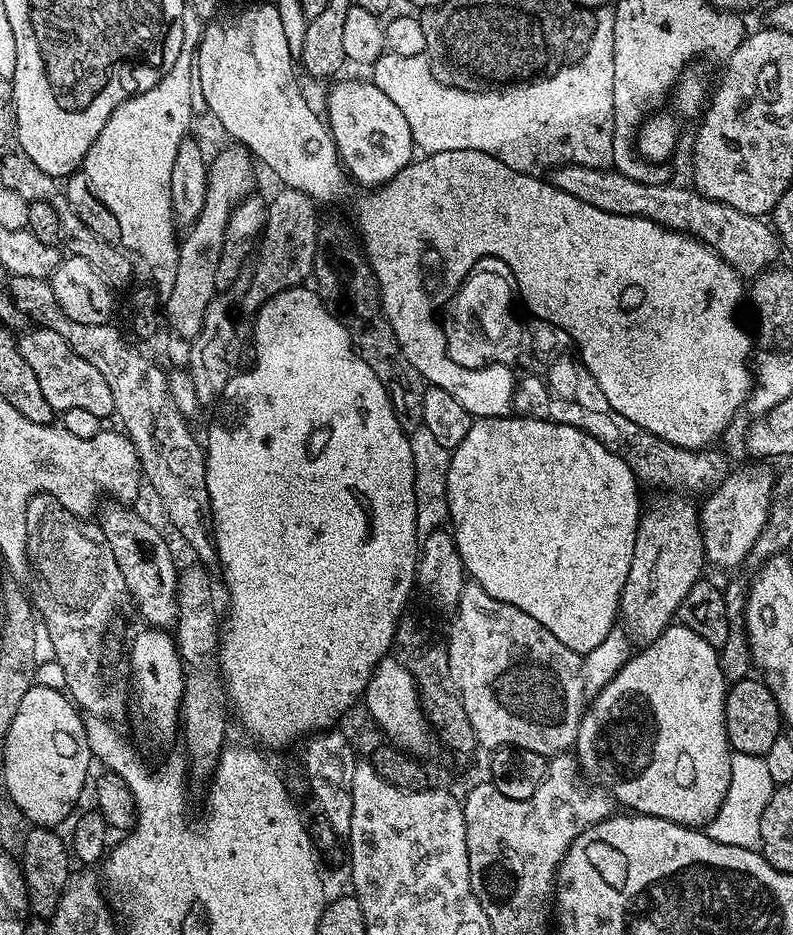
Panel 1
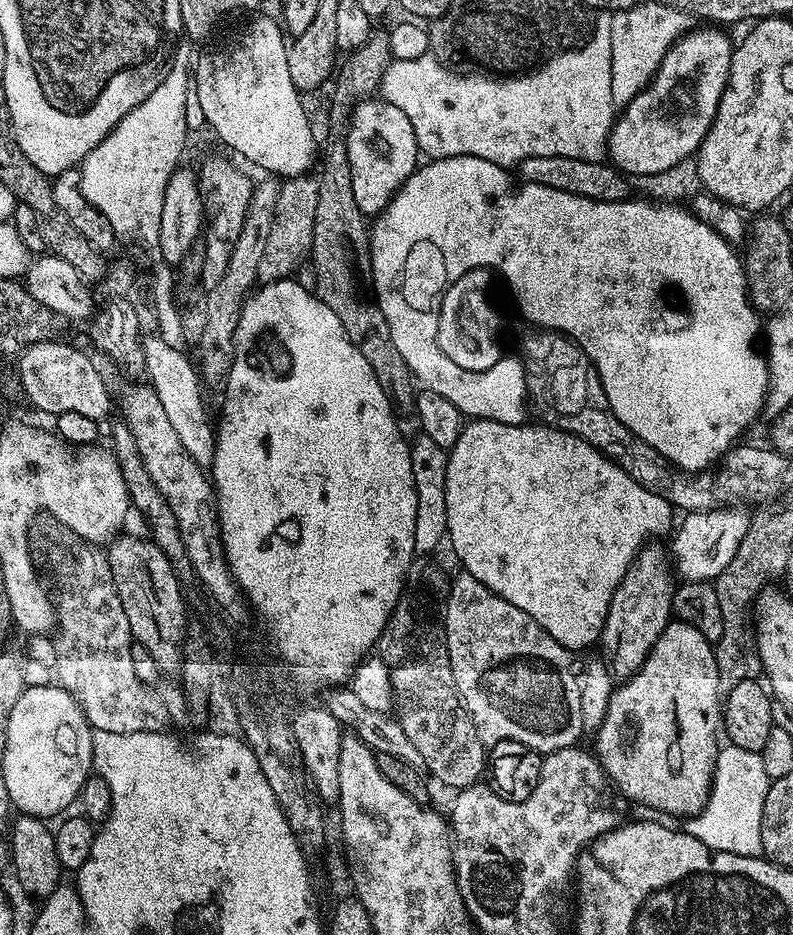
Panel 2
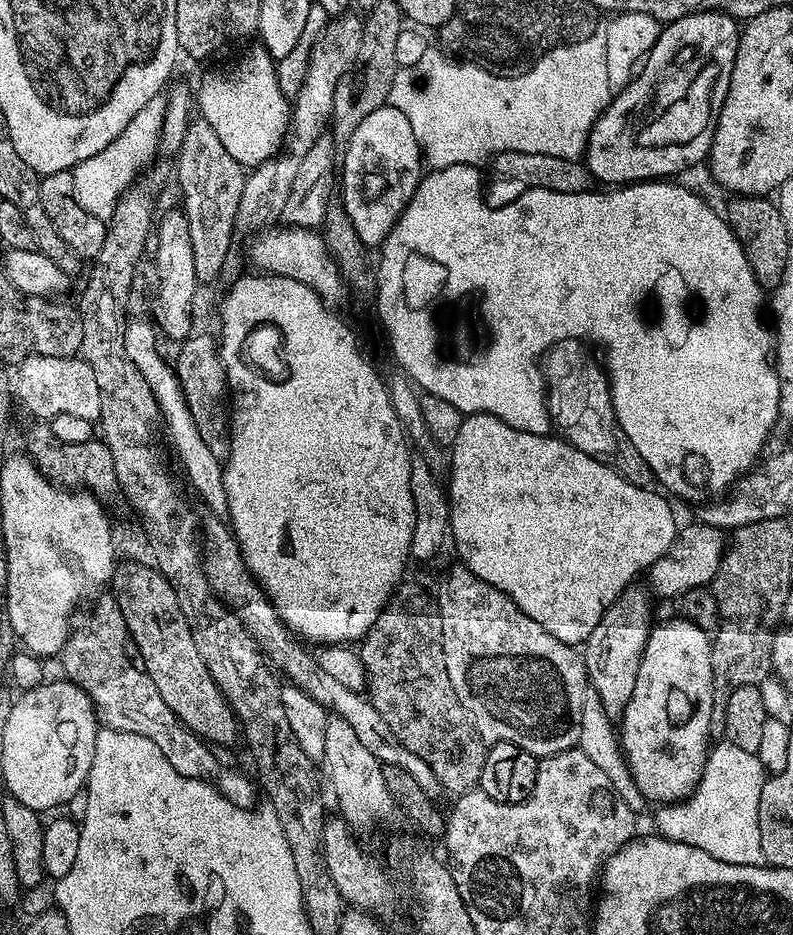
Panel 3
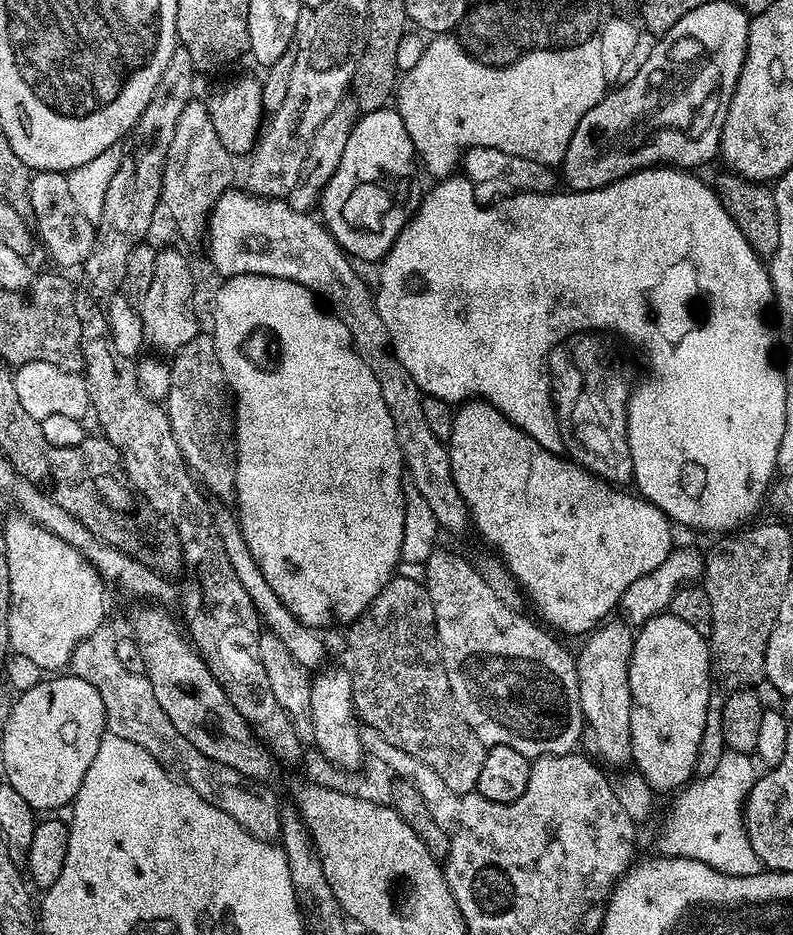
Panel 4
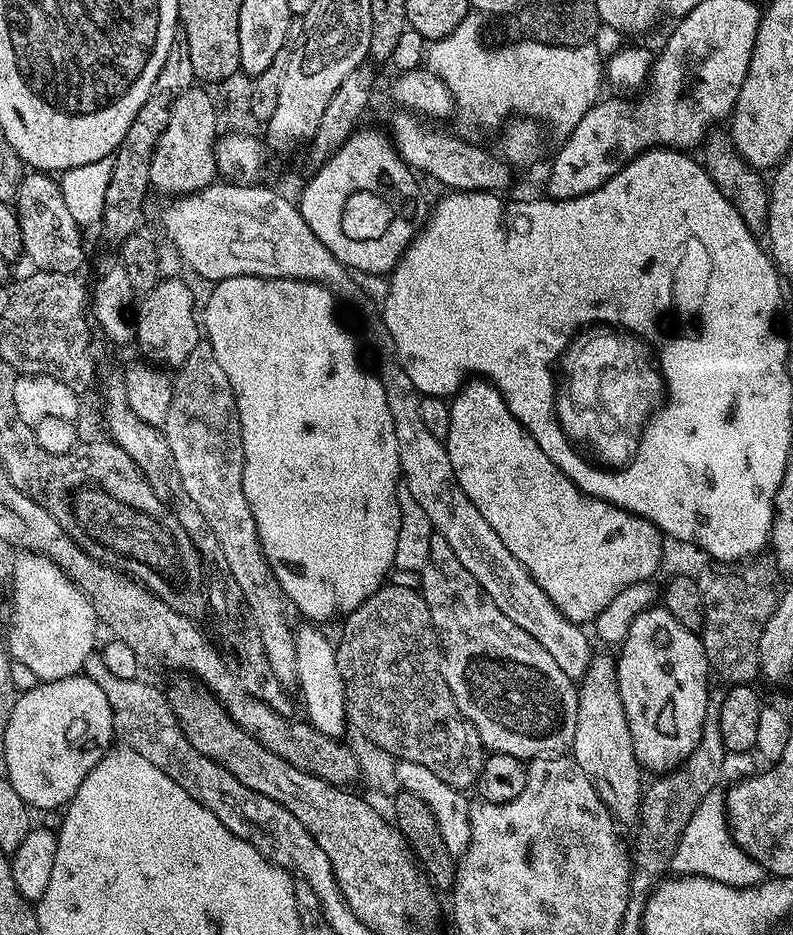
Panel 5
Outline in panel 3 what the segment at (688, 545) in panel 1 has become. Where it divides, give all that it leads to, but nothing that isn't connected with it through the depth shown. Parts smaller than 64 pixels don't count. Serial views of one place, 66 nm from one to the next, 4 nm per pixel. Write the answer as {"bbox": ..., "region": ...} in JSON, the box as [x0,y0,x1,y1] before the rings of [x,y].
{"bbox":[582,586,654,718],"region":[[[637,586],[628,587],[624,593],[602,614],[602,622],[594,626],[594,634],[582,645],[582,659],[587,683],[598,694],[609,718],[624,715],[624,708],[634,694],[634,682],[638,682],[638,666],[644,657],[648,636],[654,627],[652,608],[648,605],[649,593]]]}

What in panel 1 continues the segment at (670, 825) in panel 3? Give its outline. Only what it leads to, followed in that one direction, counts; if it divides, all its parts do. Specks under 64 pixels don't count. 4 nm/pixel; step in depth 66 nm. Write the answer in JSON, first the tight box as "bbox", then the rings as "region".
{"bbox":[706,753,776,851],"region":[[[733,753],[730,766],[730,786],[726,798],[706,831],[715,841],[723,845],[741,846],[742,849],[759,851],[761,849],[761,816],[767,802],[773,796],[776,785],[770,775],[764,757],[758,755]]]}

